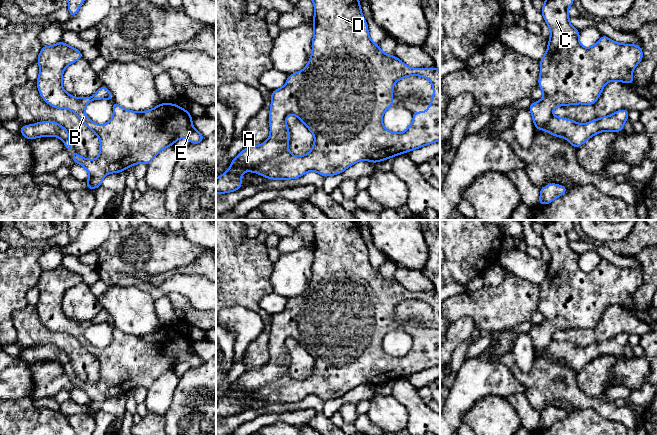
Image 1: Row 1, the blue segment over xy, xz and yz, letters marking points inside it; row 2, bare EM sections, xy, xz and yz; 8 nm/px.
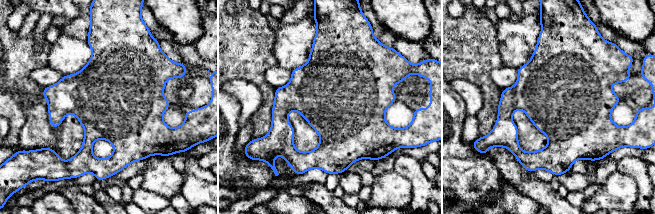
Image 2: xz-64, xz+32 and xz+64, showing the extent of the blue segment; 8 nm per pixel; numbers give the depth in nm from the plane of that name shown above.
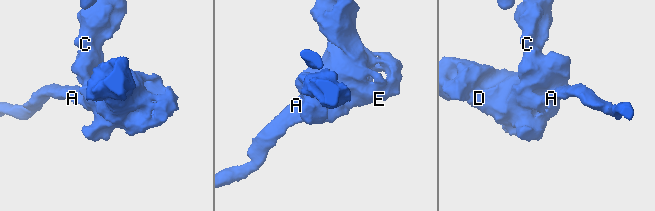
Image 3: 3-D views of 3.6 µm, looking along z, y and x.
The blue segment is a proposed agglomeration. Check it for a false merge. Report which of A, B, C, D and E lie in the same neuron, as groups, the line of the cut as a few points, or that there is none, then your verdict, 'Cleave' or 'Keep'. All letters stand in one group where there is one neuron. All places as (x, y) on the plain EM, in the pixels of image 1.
Groups: A B C D E. No split. Keep

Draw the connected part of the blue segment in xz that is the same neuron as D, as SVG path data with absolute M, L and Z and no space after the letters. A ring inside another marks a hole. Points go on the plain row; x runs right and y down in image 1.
M304 220L309 221L314 228L314 241L313 241L313 252L314 258L312 263L312 278L309 283L308 288L305 292L299 296L288 299L286 308L276 314L272 315L271 318L271 331L269 337L269 348L270 348L270 359L269 362L262 369L253 369L246 371L243 375L241 375L237 381L232 383L229 394L223 398L221 398L218 402L216 402L216 417L230 417L233 415L237 415L242 410L242 402L241 398L245 395L247 396L255 396L261 400L264 400L268 403L275 404L289 404L289 403L297 403L302 401L304 398L310 395L315 395L319 397L323 401L334 400L342 397L347 392L352 390L353 388L360 386L362 384L367 384L369 386L373 386L374 388L379 385L384 385L388 382L393 382L396 379L400 379L402 377L407 377L412 374L418 373L423 370L427 370L434 366L440 365L440 294L436 291L433 292L411 292L404 288L400 283L396 280L385 278L379 271L378 268L371 265L368 256L368 249L364 240L361 236L361 228L358 225L358 220ZM406 300L421 300L428 303L433 309L433 323L430 325L429 333L424 336L416 335L413 337L413 344L411 349L401 357L393 357L387 354L382 346L382 340L384 336L393 330L393 322L392 313L394 308L405 302ZM289 338L293 338L299 342L299 344L306 349L306 351L310 354L310 356L314 359L315 364L313 367L312 374L302 380L294 380L289 376L289 351L285 348L287 341Z

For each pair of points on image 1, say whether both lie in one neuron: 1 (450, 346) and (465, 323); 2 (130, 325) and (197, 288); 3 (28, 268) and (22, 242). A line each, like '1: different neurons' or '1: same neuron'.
1: same neuron
2: different neurons
3: different neurons

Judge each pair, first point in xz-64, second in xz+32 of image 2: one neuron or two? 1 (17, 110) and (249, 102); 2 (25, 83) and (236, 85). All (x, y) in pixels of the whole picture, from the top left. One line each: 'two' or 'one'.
1: one
2: two

